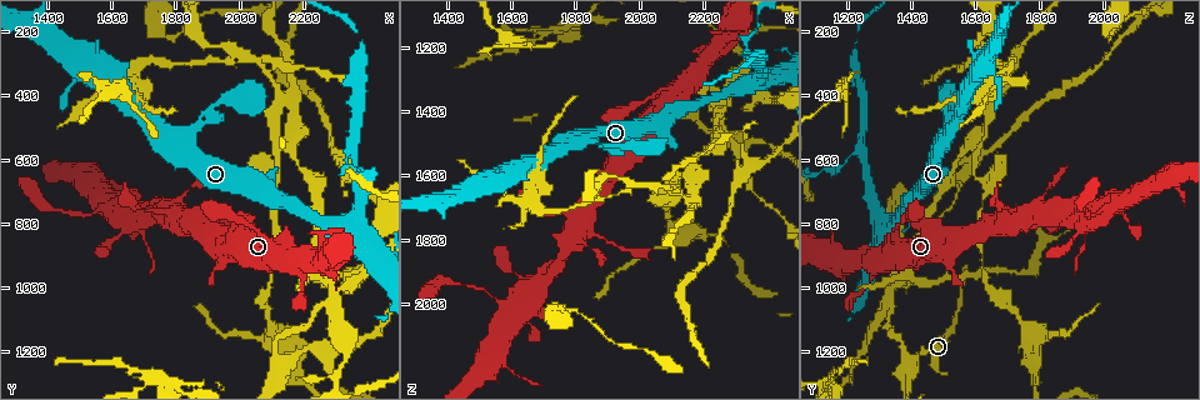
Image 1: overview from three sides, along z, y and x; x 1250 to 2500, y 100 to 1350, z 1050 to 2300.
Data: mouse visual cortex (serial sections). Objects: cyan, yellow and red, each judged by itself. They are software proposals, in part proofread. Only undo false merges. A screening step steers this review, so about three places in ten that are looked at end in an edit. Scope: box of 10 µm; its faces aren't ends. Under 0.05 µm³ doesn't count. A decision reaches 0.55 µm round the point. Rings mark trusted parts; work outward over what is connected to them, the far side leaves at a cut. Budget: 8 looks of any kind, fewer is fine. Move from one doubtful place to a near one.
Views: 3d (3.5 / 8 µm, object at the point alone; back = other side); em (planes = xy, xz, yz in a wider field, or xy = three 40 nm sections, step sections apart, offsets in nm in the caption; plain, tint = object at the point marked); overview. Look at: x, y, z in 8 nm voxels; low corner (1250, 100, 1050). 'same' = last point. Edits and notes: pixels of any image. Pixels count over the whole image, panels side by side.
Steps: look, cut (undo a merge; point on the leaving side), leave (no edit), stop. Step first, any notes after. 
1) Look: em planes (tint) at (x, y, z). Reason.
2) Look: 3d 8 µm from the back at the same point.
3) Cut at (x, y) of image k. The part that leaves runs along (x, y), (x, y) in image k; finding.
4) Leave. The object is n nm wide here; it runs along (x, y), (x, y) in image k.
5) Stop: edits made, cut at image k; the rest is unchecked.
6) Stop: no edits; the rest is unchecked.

Look: 3d 8 µm at (1940, 420, 1500). A narrow waist.

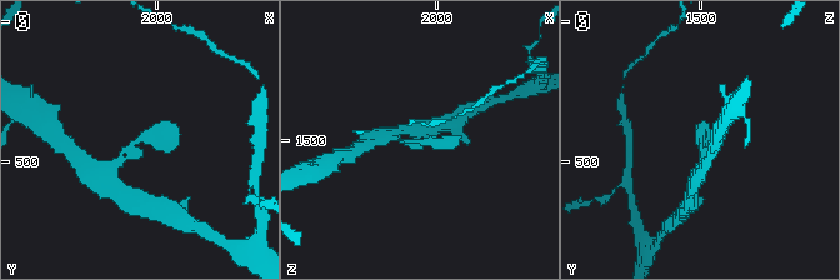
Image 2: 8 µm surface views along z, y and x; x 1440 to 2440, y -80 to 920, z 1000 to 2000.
Look: 3d 3.5 µm at the same point.

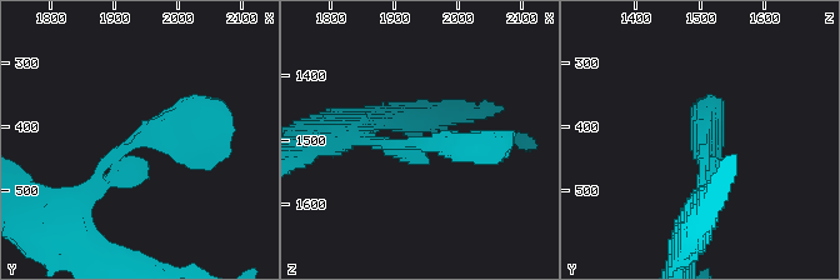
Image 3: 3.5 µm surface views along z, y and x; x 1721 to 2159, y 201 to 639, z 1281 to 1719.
Look: em planes (tint) at (1950, 415, 1505). Need the tissue.

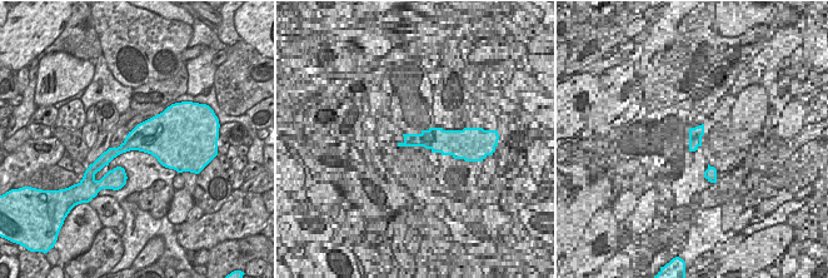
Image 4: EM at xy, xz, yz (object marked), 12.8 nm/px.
Leave. It runs along (95, 194), (153, 129), (223, 118) in image 3; all the same cell.

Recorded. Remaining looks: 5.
Look: 3d 3.5 µm at (2360, 570, 1240). Side arm on a straight run.

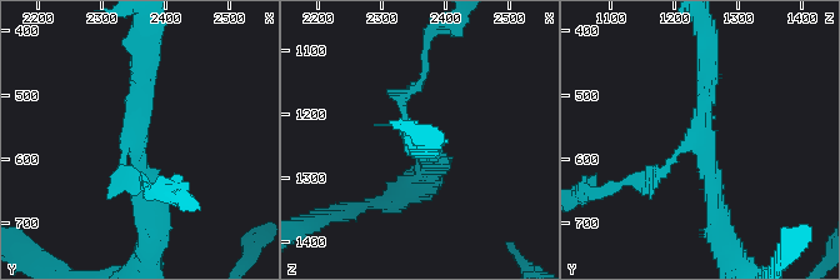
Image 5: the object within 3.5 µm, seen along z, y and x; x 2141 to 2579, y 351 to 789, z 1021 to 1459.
Look: em xy step 1 (tint) at (2355, 575, 1250). 3 arms meet here; the arms are 150, 250, 250 nm wide.

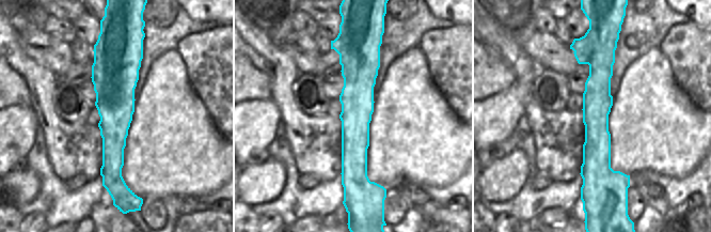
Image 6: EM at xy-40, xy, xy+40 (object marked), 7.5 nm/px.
Leave. It runs along (345, 44), (356, 58), (362, 185) in image 6; one cell here.

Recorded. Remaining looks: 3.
Look: 3d 3.5 µm from the back at (2370, 300, 1230). Sudden change in width.

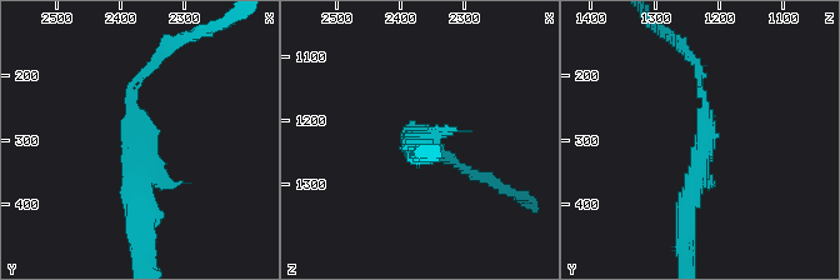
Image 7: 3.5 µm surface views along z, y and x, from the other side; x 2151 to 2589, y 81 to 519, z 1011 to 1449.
Look: em xy step 3 (tint) at (2370, 310, 1225).

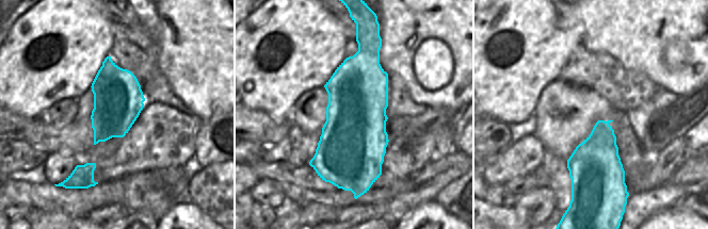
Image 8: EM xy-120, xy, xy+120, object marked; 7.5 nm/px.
Leave. The object is 500 nm wide here; it runs along (685, 229), (704, 148), (698, 68) in image 7; one cell here.

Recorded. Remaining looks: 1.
Stop: no edits; the rest is unchecked.

